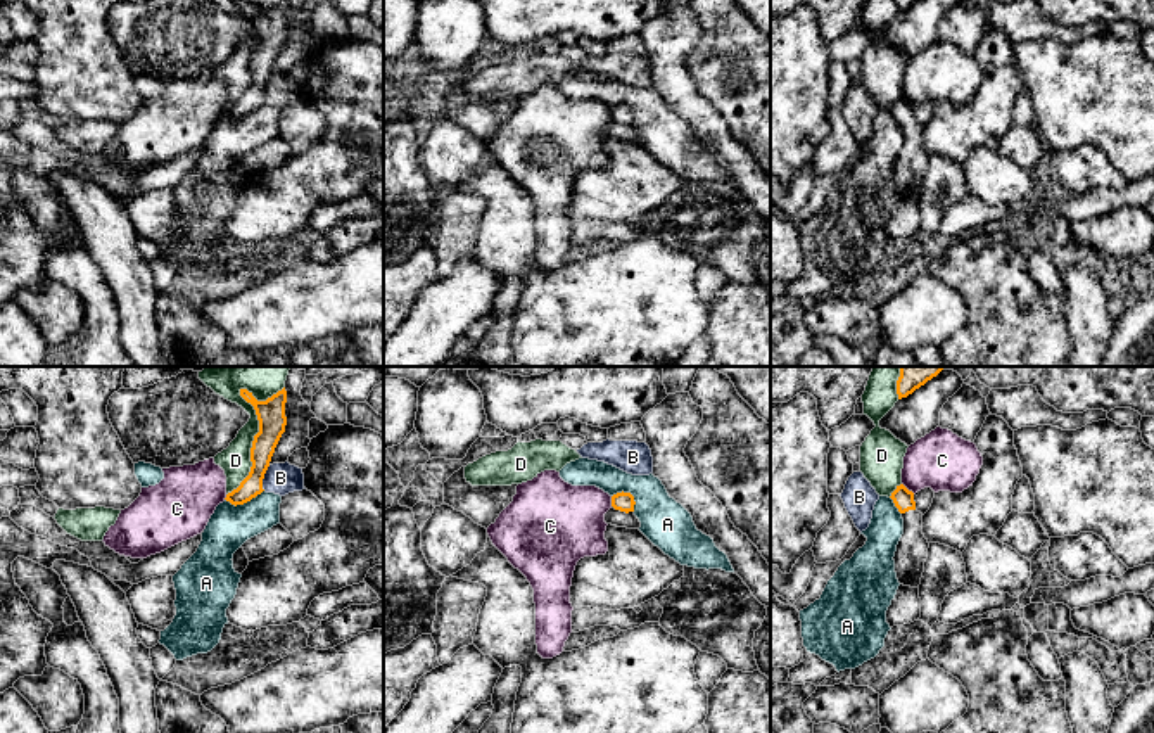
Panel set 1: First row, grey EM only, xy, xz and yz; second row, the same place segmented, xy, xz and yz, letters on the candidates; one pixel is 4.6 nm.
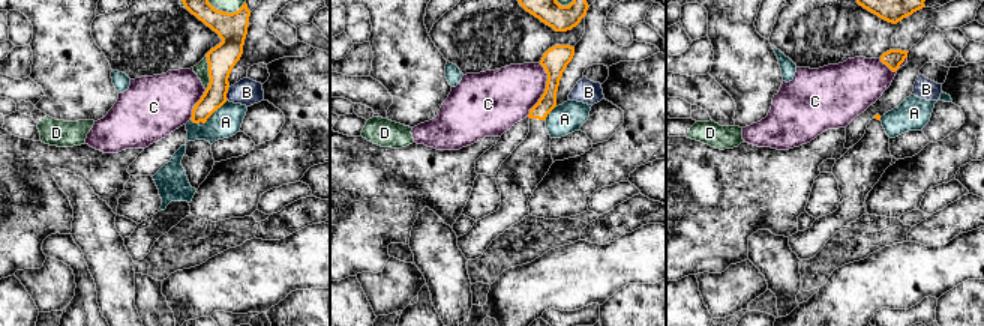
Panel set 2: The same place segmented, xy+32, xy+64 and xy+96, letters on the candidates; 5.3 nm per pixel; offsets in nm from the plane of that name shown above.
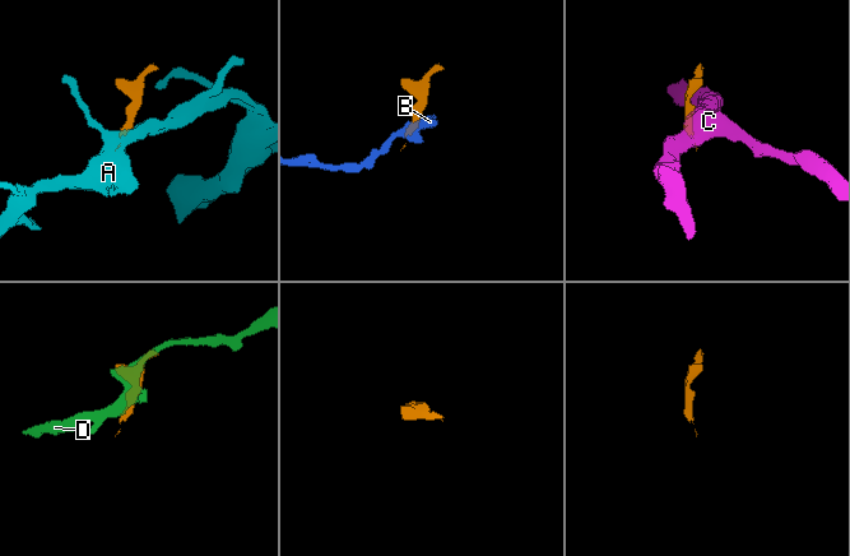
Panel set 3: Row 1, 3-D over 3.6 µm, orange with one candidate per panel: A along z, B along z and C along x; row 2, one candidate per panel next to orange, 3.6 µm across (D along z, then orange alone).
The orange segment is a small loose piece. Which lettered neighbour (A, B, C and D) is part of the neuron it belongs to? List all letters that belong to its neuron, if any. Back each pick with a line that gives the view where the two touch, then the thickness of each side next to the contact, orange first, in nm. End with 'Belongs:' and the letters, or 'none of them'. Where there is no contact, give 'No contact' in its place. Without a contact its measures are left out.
Belongs: none of them

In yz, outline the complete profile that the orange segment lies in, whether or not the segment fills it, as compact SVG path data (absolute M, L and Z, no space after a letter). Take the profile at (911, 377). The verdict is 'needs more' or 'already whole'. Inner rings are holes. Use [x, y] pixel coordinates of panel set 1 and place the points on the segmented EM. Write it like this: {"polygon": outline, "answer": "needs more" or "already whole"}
{"polygon": "M898 366L898 368L900 368L900 377L897 380L898 399L907 398L943 370L943 366Z", "answer": "already whole"}

